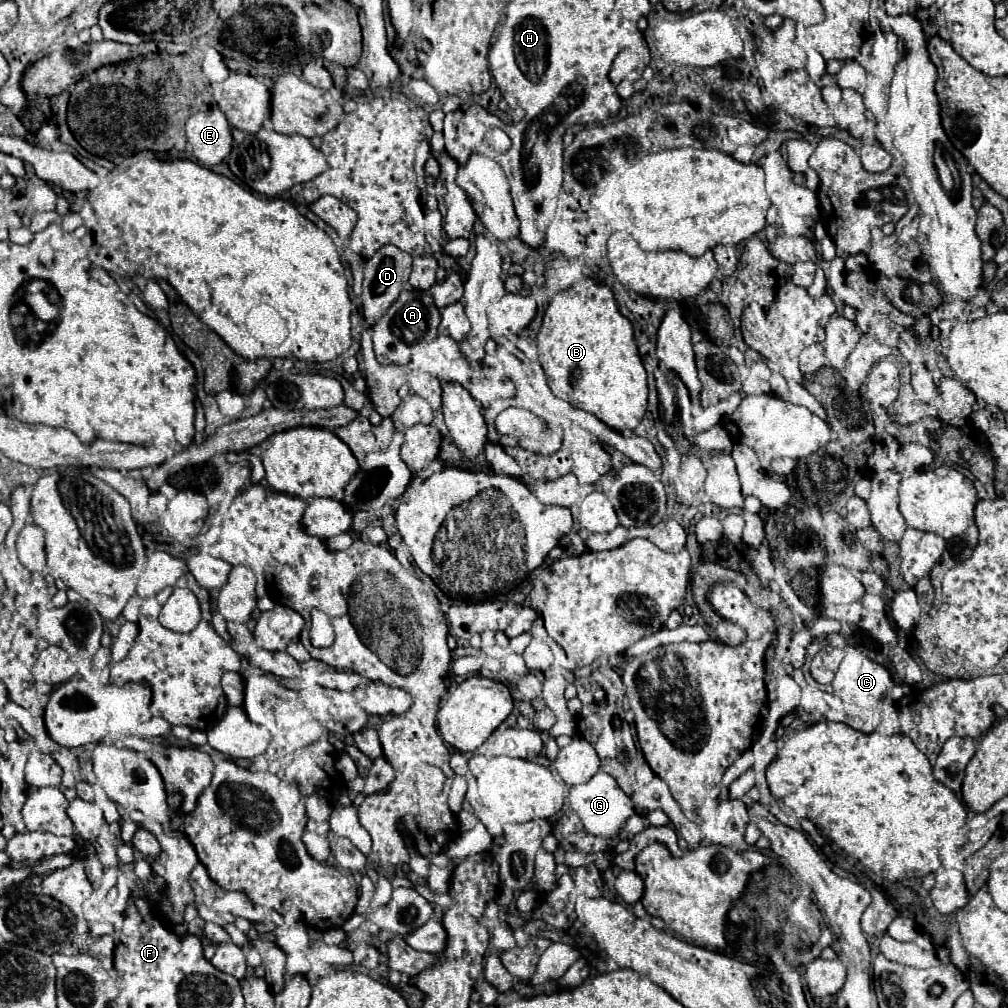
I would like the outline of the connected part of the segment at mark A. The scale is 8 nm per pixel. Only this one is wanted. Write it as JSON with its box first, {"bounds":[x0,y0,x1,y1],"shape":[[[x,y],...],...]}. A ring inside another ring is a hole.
{"bounds":[372,288,440,366],"shape":[[[408,288],[384,314],[384,318],[372,328],[372,344],[376,360],[380,364],[406,366],[412,360],[414,346],[422,340],[432,342],[438,336],[438,326],[440,326],[440,310],[434,306],[430,294]]]}

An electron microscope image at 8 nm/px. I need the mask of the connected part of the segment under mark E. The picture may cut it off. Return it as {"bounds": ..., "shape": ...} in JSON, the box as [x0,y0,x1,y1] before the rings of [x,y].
{"bounds":[186,106,232,166],"shape":[[[216,106],[190,116],[186,122],[186,136],[192,154],[206,166],[224,160],[232,148],[230,124]]]}

